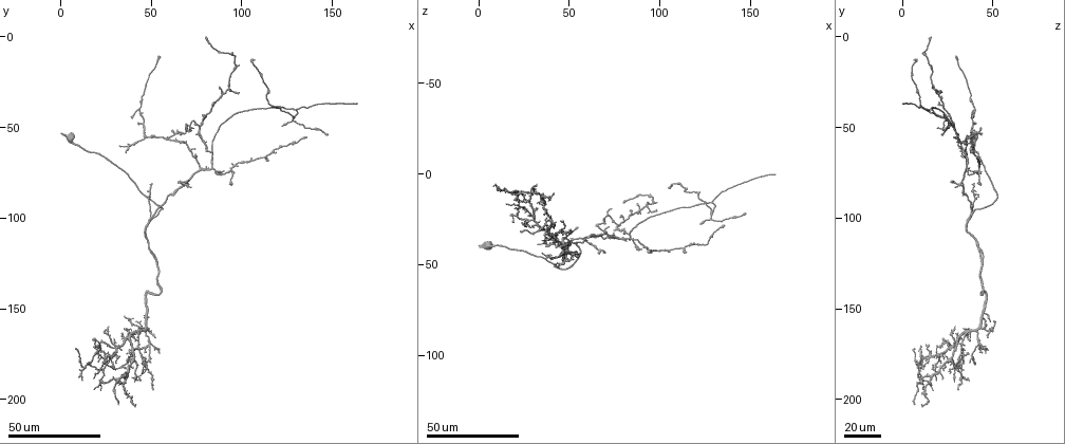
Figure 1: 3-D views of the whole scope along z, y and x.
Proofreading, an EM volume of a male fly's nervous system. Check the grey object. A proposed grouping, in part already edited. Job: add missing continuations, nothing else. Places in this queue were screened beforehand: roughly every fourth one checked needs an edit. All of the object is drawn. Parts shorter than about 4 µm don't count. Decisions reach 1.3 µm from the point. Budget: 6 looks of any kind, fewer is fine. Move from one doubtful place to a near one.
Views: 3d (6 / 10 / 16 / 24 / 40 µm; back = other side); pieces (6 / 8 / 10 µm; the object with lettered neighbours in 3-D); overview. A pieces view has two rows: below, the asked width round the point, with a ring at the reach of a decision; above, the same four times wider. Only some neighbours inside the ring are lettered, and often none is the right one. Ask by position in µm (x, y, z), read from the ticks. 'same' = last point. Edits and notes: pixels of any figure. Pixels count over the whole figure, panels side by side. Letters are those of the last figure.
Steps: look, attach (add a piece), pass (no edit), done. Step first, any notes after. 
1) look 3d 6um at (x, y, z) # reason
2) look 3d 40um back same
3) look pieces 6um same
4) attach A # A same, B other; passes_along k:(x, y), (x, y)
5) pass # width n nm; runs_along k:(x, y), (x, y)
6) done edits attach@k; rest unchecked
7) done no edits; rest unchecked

look 3d 40um at (81, 1, 17) # end of a long branch

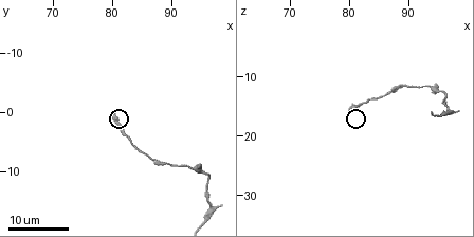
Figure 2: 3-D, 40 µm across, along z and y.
look pieces 8um at (80.0, 0.5, 15.5)

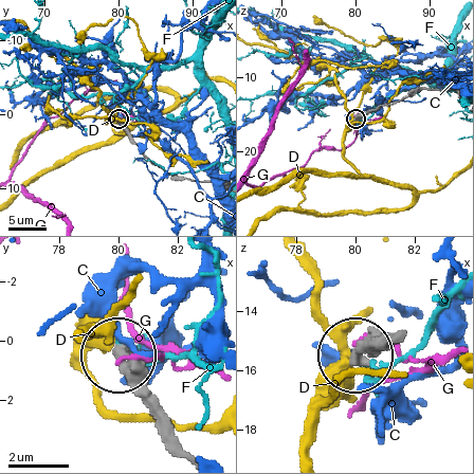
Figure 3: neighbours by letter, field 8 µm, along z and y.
pass # C other, D other, F other, G other; runs_along 3:(190, 454), (152, 394), (116, 358); no lettered piece goes on from it

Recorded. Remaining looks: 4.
look 3d 40um at (87, 28, 15) # an open end

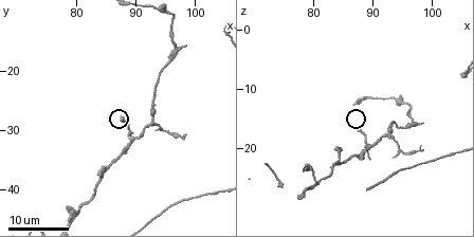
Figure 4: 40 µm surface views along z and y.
look pieces 6um at (87.5, 27.5, 16.5) # what lies round it

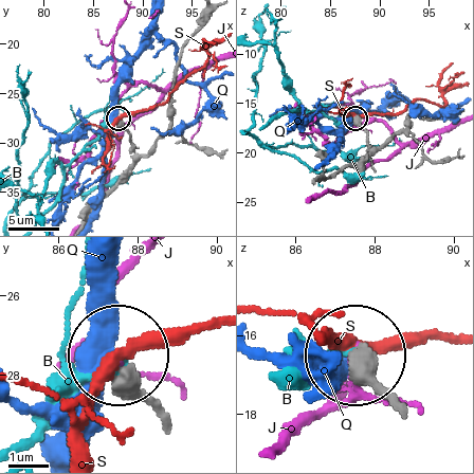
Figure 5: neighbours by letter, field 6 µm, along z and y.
pass # B other, J other, Q other, S other; none of them fits

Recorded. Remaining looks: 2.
look 3d 40um at (69, 81, 28) # an open end

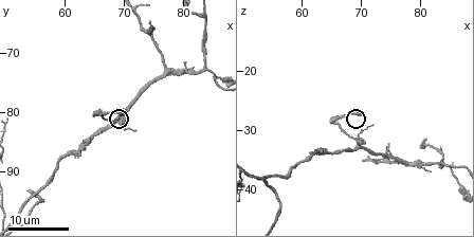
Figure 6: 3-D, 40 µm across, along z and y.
look pieces 8um at (70.0, 80.0, 27.0)

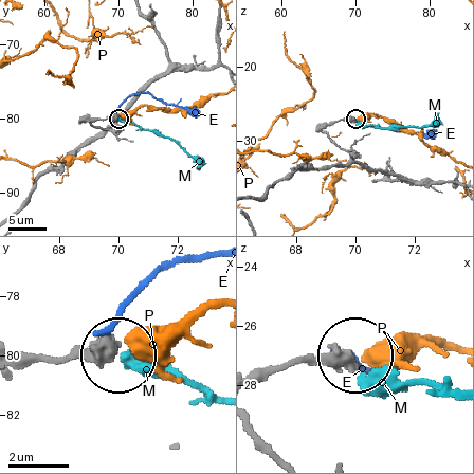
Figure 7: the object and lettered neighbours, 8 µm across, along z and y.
pass # E other, M other, P other; runs_along 7:(23, 359), (112, 359); no lettered piece goes on from it

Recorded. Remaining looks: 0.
done no edits; rest unchecked

